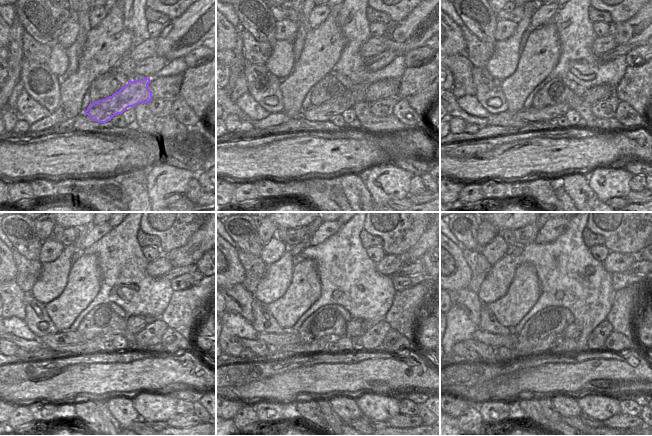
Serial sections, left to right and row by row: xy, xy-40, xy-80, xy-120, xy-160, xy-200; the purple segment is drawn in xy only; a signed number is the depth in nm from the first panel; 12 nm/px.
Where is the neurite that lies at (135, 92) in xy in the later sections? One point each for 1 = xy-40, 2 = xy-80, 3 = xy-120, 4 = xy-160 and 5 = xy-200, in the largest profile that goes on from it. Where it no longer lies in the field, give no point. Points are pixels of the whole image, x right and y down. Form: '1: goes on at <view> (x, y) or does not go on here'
1: goes on at xy-40 (326, 111)
2: goes on at xy-80 (550, 112)
3: goes on at xy-120 (50, 341)
4: goes on at xy-160 (271, 339)
5: goes on at xy-200 (508, 341)

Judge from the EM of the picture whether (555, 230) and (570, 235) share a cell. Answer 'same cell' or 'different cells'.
different cells

